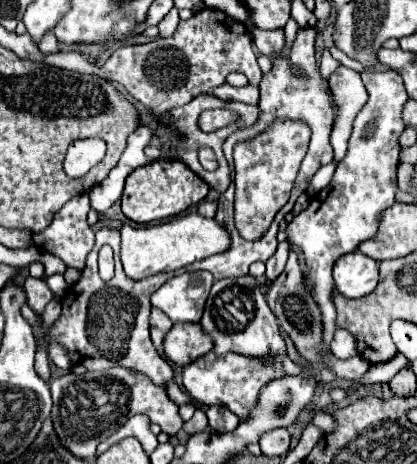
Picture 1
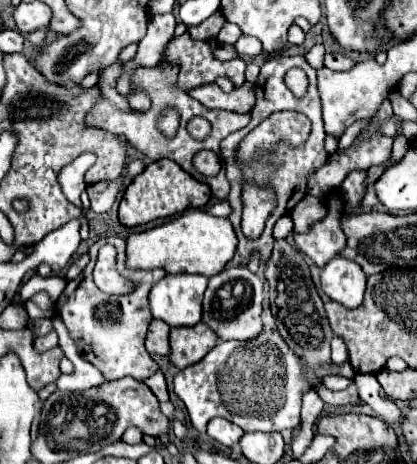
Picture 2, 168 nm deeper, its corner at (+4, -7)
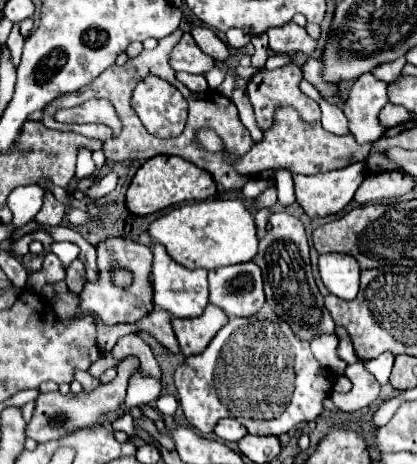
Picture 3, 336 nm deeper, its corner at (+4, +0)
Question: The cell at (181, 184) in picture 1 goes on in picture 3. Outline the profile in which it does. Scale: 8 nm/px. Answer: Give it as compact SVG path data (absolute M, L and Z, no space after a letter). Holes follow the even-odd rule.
M158 154L150 160L146 160L136 176L132 178L128 192L126 192L126 208L132 214L138 216L148 216L154 214L166 206L174 206L180 202L188 202L188 200L206 200L212 198L216 194L216 184L210 176L210 172L196 168L194 164L178 158L178 156L164 156Z

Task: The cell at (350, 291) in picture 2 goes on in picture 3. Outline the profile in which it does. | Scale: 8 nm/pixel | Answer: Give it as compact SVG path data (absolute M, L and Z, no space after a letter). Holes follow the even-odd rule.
M322 254L318 260L320 276L330 294L354 300L360 288L360 266L348 254Z

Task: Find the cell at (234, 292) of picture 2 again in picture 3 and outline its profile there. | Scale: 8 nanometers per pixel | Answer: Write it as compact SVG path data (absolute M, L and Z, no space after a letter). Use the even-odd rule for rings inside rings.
M254 262L232 264L208 272L210 304L222 308L228 318L254 316L264 306L262 272Z

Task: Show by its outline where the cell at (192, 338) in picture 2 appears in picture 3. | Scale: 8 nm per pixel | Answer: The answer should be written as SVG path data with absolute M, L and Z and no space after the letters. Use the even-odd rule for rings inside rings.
M212 304L206 306L202 316L174 318L172 326L180 342L180 352L186 358L192 354L200 354L226 322L228 316L224 316L224 312L220 312L220 308L214 308Z

